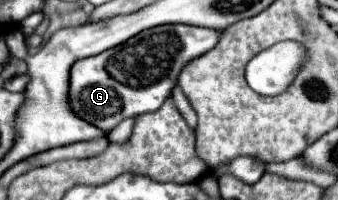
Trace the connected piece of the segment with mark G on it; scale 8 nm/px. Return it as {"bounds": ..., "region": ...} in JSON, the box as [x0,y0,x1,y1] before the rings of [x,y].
{"bounds":[70,25,220,131],"region":[[[162,25],[134,35],[126,43],[74,63],[70,71],[70,105],[76,115],[102,131],[112,131],[120,121],[152,113],[172,95],[182,67],[218,43],[220,31],[192,25]]]}

